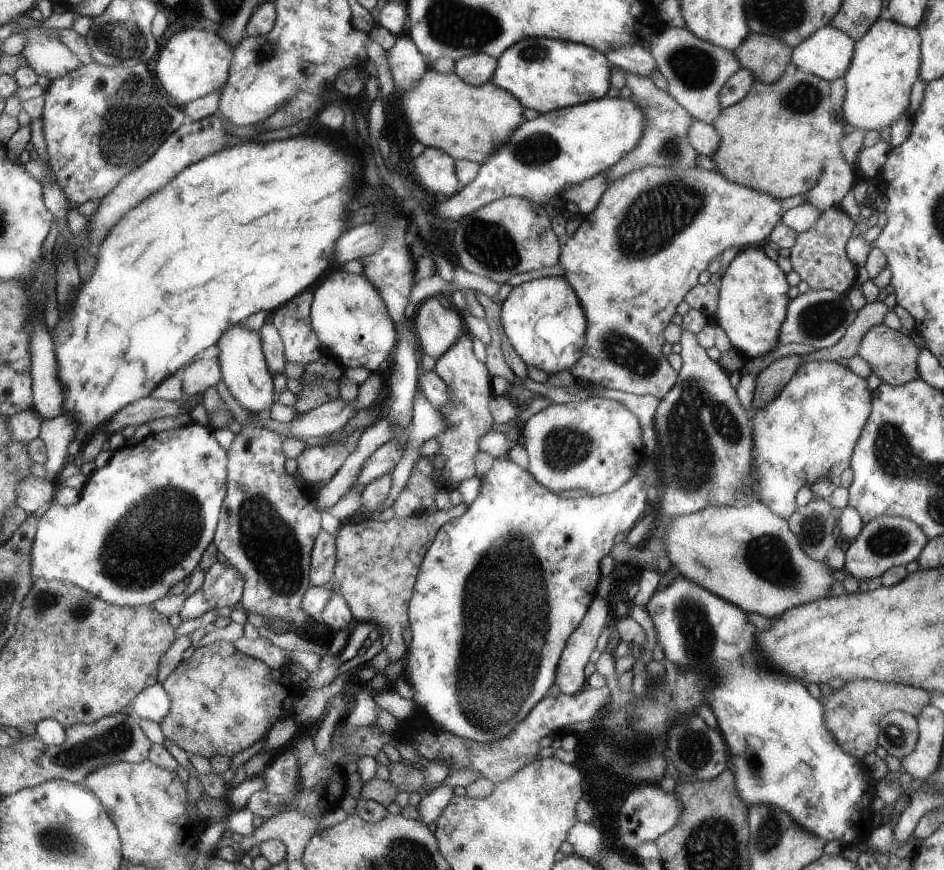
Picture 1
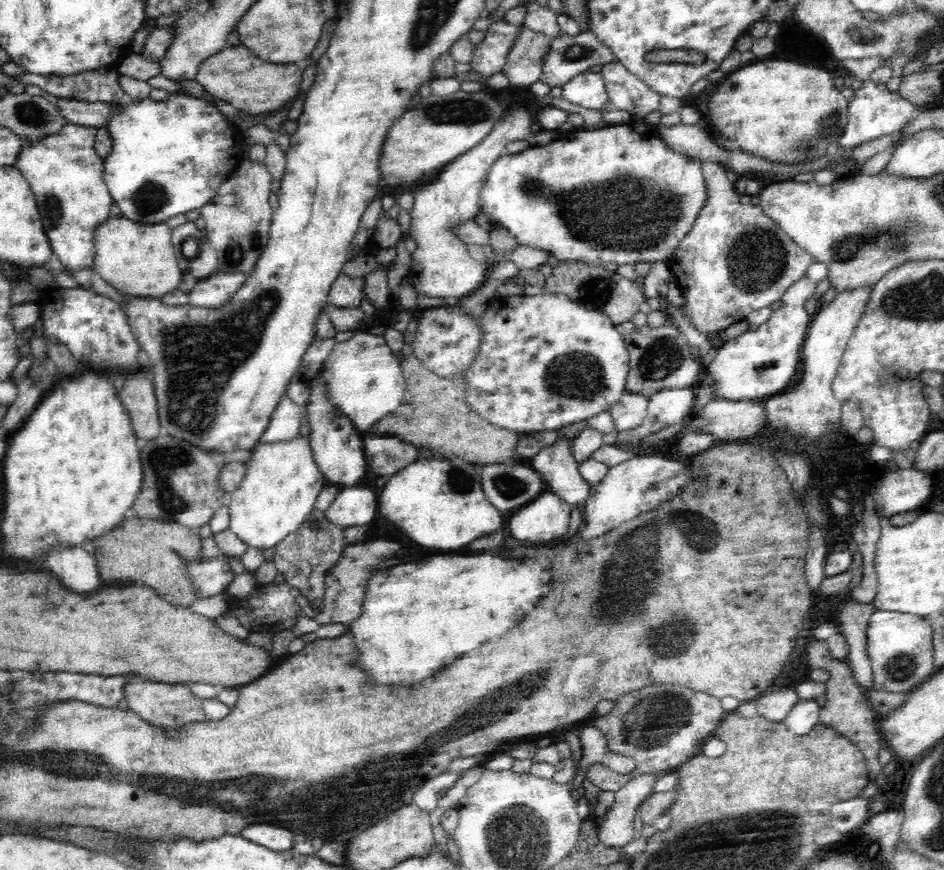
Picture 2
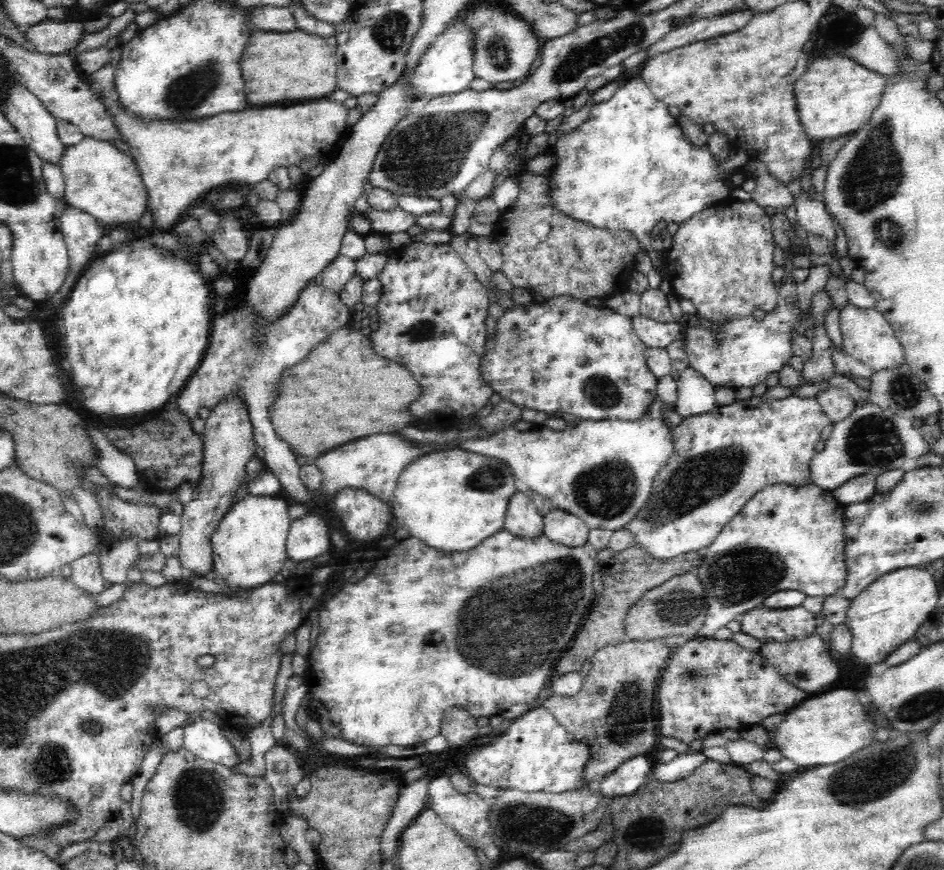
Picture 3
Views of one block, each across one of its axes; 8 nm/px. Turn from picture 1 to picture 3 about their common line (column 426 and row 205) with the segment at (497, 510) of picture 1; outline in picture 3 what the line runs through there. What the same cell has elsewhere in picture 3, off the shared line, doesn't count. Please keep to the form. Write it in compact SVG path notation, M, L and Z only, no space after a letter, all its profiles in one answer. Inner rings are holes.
M630 79L622 82L606 102L591 106L588 119L585 122L573 131L559 136L551 148L555 150L556 157L555 165L552 166L552 170L548 174L550 185L552 185L552 203L559 210L566 211L567 214L572 215L576 219L582 219L584 222L591 223L592 226L620 227L620 229L634 231L635 237L639 239L639 247L642 250L646 250L655 270L664 269L664 261L660 258L660 252L654 250L651 246L652 237L650 232L652 232L654 226L658 222L676 222L676 224L686 222L688 218L692 218L692 215L698 214L702 210L708 210L722 199L730 197L733 188L729 181L731 172L727 173L720 168L721 161L716 160L707 146L696 148L692 145L692 142L688 141L688 138L684 136L684 131L682 131L678 124L677 118L669 112L668 105L658 100L642 79Z

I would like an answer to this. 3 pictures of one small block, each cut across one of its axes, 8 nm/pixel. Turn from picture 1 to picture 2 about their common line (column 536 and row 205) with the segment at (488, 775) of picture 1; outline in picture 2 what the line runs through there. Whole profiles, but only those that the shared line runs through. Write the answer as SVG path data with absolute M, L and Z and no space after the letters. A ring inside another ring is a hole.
M709 160L702 165L703 177L707 183L706 205L700 209L699 217L690 232L680 241L674 256L671 256L667 264L676 276L681 293L686 296L692 324L703 335L712 336L720 330L725 331L734 322L742 322L750 312L780 301L788 288L802 280L814 260L764 214L762 206L740 203L741 194L736 192L735 183L726 177L727 167Z

